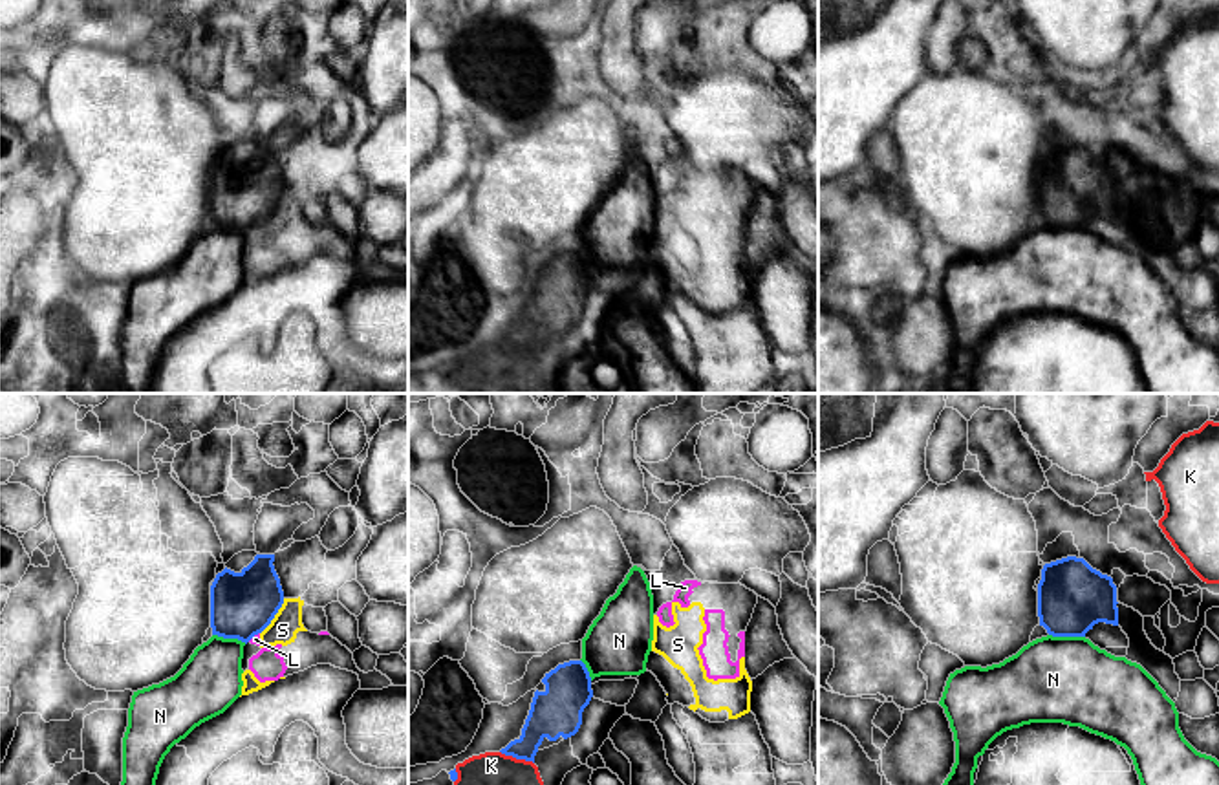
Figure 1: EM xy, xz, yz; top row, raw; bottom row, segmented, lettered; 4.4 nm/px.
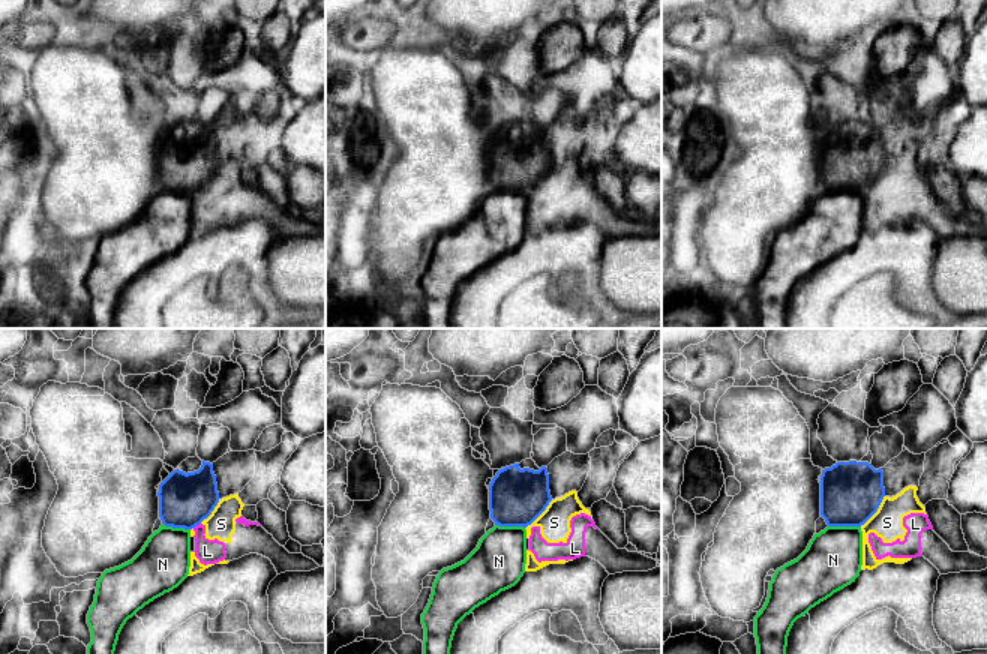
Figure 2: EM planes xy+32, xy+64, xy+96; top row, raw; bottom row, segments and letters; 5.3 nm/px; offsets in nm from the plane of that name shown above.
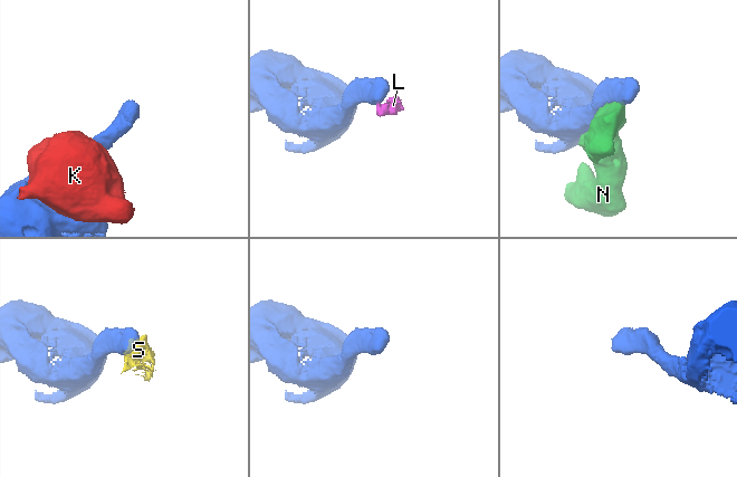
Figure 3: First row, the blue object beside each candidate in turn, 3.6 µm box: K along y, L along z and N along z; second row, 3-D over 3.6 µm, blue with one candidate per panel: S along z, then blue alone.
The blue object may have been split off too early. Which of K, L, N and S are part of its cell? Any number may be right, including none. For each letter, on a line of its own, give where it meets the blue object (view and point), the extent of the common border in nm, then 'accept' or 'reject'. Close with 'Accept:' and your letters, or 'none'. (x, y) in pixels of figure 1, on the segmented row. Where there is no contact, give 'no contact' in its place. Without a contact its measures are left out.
K: contact xz (517, 758); length 160 nm; reject
L: contact xy (253, 635); length 70 nm; reject
N: contact yz (1067, 635); length 160 nm; reject
S: contact xy (273, 617); length 190 nm; reject
Accept: none

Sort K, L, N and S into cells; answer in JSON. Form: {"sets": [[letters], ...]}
{"sets": [["K"], ["L", "S"], ["N"]]}

